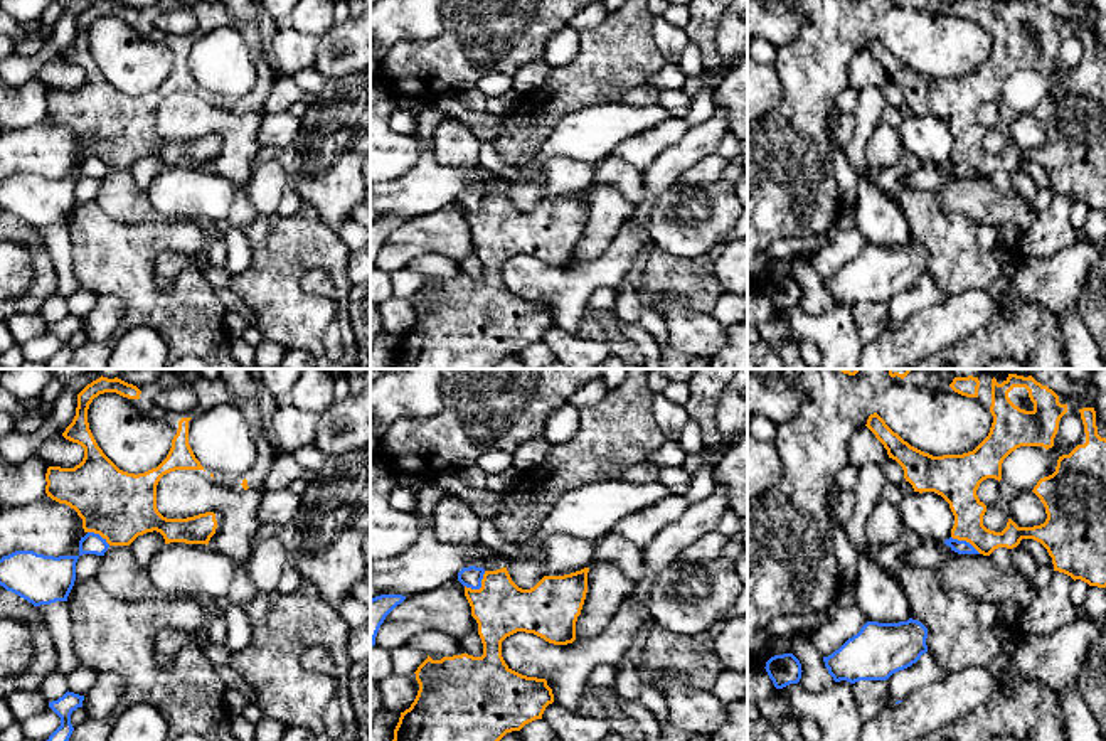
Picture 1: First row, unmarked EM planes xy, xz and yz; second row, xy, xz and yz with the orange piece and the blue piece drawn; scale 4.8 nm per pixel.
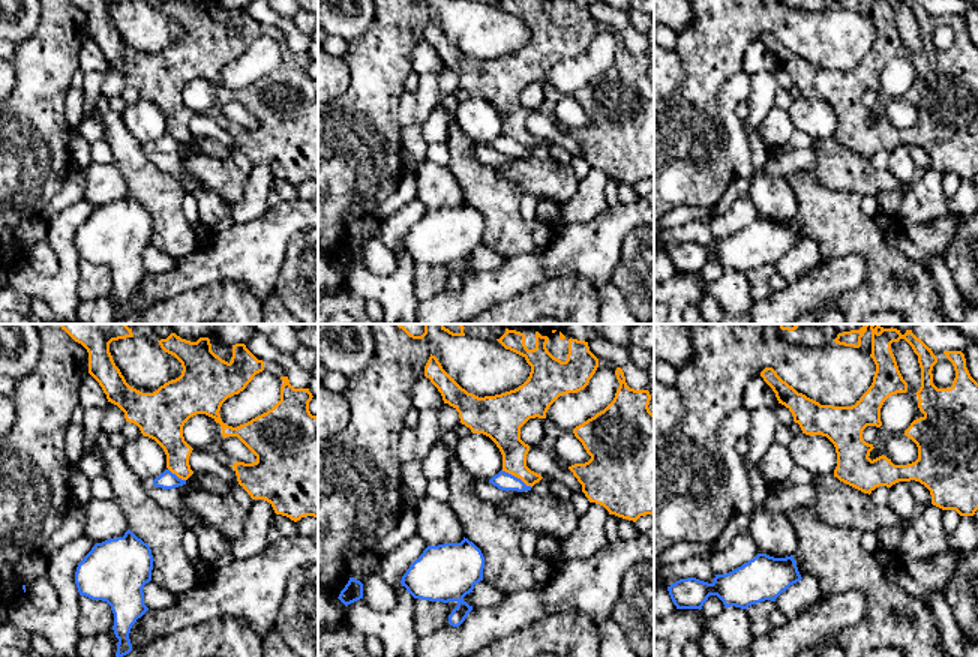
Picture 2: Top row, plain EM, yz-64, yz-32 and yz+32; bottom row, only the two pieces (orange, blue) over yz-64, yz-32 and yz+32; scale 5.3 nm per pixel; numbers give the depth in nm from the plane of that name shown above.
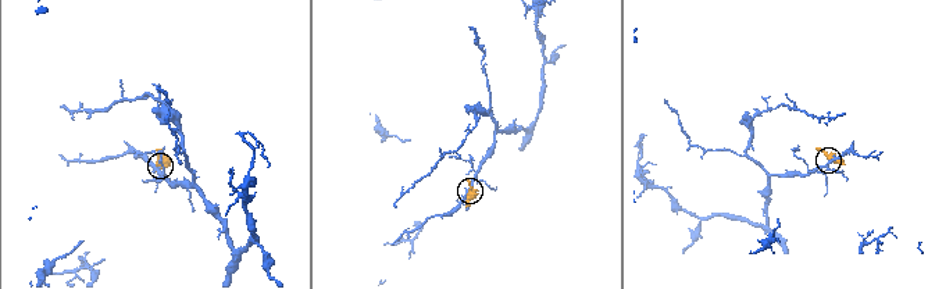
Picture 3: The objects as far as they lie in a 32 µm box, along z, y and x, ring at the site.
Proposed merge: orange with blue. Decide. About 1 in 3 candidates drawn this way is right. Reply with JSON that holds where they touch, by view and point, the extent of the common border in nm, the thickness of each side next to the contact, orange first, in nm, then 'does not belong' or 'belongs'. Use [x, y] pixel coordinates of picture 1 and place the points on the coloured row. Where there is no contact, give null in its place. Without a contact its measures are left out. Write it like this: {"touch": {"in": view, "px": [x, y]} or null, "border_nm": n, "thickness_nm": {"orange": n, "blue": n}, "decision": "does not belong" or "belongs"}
{"touch": {"in": "xz", "px": [482, 586]}, "border_nm": 130, "thickness_nm": {"orange": 260, "blue": 100}, "decision": "does not belong"}

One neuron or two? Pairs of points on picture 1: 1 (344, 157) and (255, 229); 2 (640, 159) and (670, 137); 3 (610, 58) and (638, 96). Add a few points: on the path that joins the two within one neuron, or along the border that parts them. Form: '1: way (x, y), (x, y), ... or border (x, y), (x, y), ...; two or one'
1: border (305, 202), (334, 229); two
2: way (647, 152), (664, 137); one
3: border (647, 81), (630, 88), (618, 101); two

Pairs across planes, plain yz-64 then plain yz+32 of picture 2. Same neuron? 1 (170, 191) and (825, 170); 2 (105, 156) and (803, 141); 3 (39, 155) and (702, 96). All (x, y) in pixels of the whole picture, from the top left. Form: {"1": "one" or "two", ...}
{"1": "two", "2": "one", "3": "one"}

